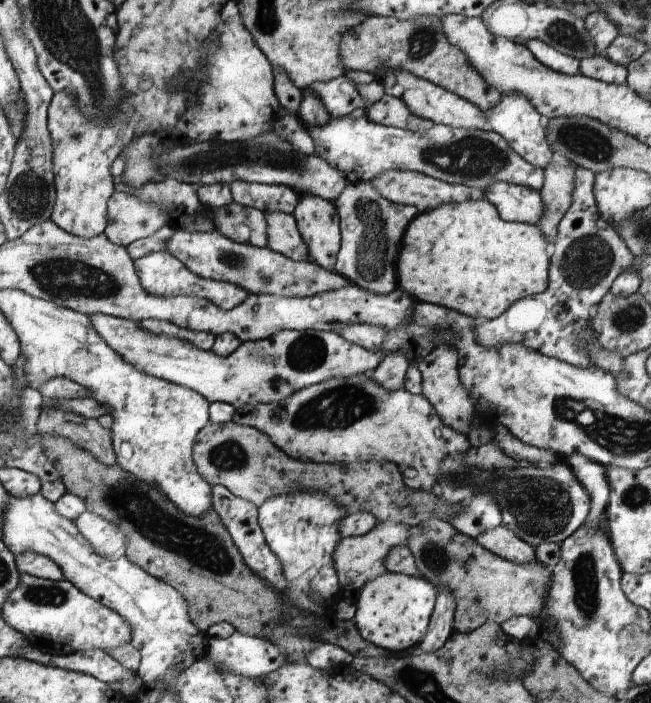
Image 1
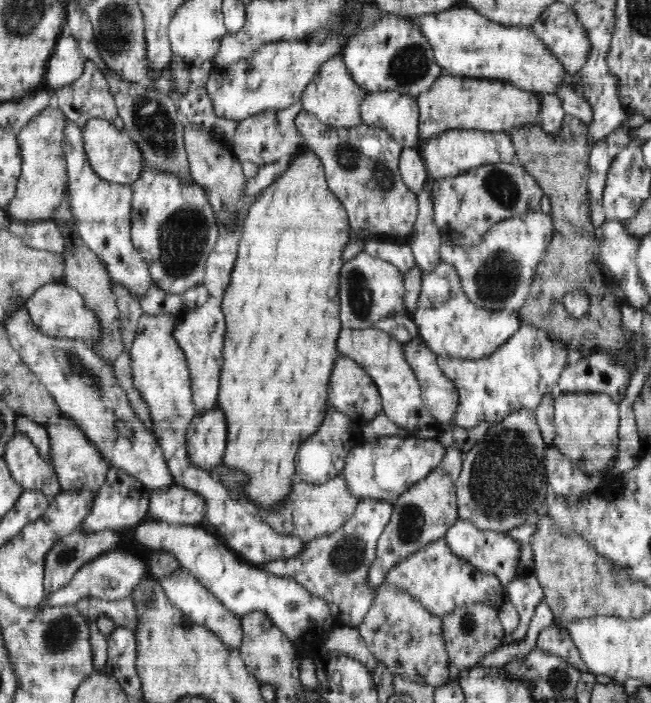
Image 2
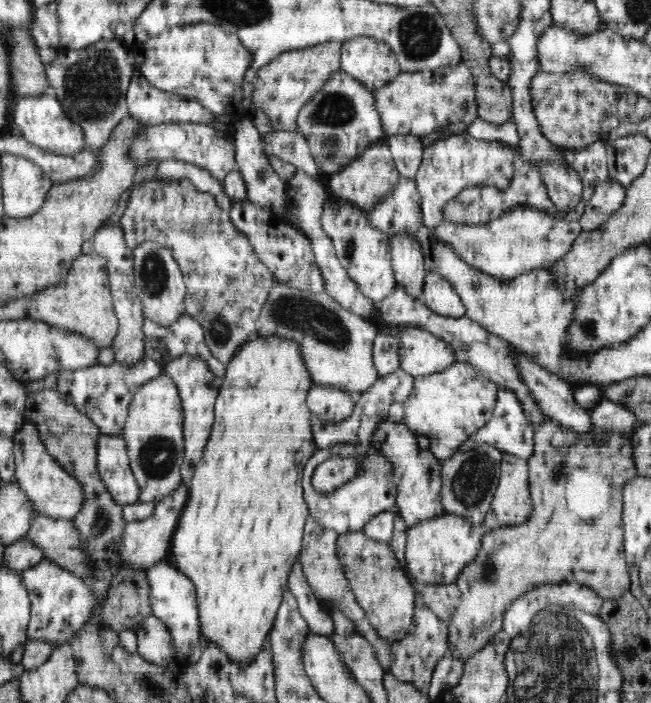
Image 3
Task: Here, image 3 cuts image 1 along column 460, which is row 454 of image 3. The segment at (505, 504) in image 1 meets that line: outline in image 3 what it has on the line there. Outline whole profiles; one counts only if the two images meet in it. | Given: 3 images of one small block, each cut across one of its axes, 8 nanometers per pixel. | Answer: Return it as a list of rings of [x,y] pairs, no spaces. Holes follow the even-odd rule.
[[[482,444],[464,452],[456,452],[442,461],[440,492],[441,505],[445,512],[462,515],[474,526],[484,525],[499,482],[502,457],[503,453],[496,447]]]

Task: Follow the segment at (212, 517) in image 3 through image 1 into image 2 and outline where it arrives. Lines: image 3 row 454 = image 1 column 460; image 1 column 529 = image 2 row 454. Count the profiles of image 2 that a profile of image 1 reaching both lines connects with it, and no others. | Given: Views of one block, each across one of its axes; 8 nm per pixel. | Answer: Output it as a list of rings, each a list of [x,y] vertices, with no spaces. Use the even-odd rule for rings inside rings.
[[[307,147],[303,148],[298,156],[292,156],[290,168],[278,178],[274,185],[260,194],[251,208],[249,214],[243,219],[243,228],[237,250],[237,258],[229,279],[228,288],[224,292],[221,309],[225,316],[226,338],[223,346],[223,368],[219,376],[219,389],[217,394],[217,408],[224,413],[227,426],[227,445],[223,456],[225,468],[232,473],[244,473],[245,478],[240,483],[232,482],[232,497],[236,500],[251,504],[257,513],[279,512],[282,505],[291,497],[296,476],[295,460],[299,446],[318,432],[323,422],[324,413],[330,407],[328,402],[328,383],[334,369],[336,360],[340,357],[337,353],[337,338],[341,329],[340,310],[340,269],[344,266],[342,254],[344,248],[351,242],[352,234],[349,226],[348,214],[341,205],[339,198],[328,186],[322,161],[316,153]]]

